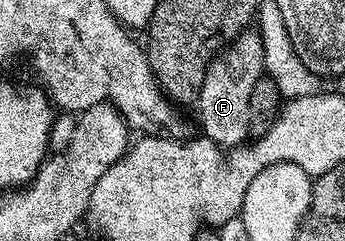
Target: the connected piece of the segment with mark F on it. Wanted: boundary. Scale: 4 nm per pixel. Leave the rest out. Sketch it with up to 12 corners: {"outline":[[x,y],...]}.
{"outline":[[257,31],[208,67],[196,110],[201,136],[247,140],[251,94],[264,75]]}

